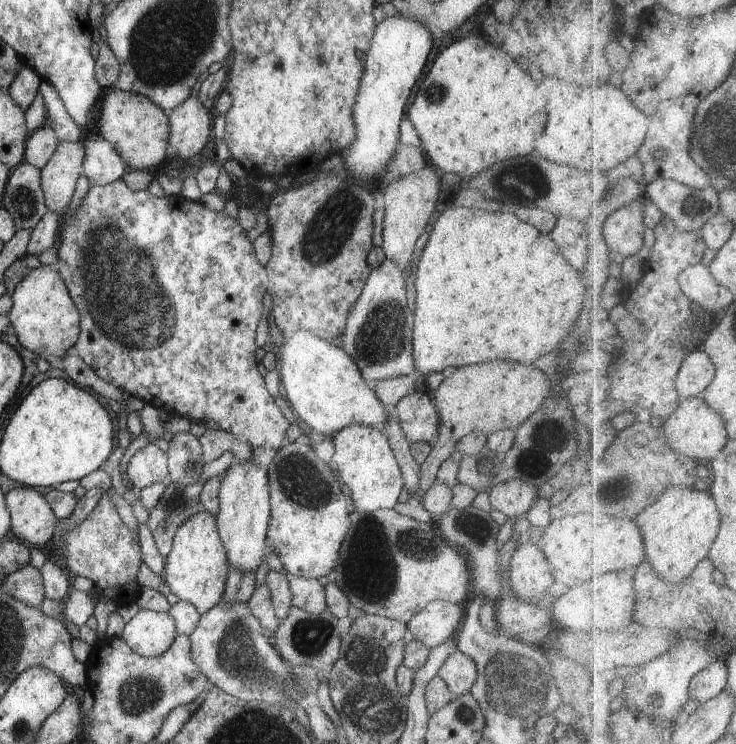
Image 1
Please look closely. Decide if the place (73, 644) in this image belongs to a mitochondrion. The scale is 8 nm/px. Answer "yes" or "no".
no

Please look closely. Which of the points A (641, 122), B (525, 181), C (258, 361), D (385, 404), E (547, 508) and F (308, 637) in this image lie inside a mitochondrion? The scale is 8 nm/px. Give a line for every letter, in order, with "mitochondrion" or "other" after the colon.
A: other
B: mitochondrion
C: other
D: other
E: other
F: mitochondrion

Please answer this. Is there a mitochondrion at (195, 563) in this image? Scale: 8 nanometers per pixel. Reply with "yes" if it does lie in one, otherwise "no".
no

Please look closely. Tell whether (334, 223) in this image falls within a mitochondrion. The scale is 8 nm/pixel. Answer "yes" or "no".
yes

